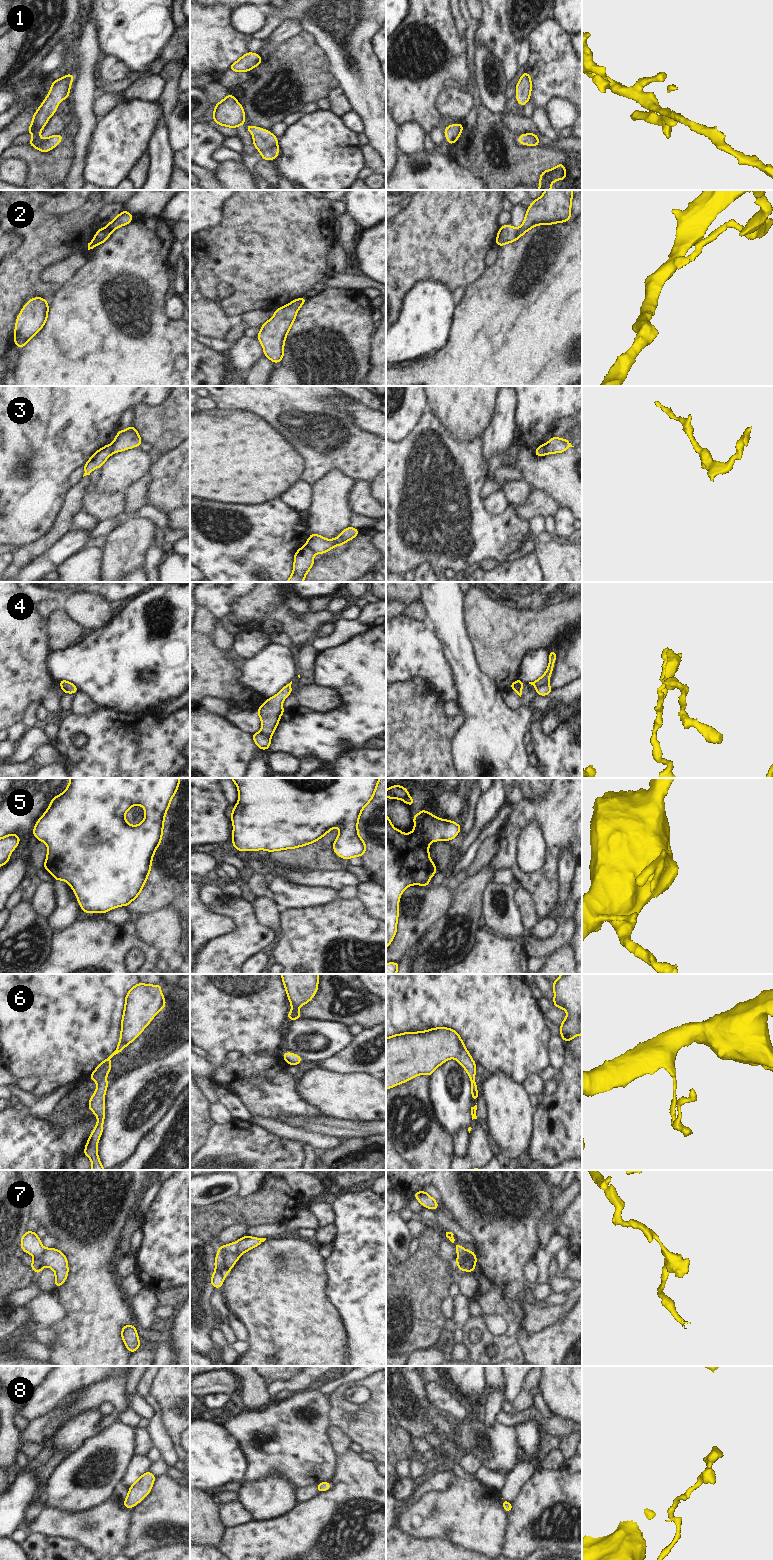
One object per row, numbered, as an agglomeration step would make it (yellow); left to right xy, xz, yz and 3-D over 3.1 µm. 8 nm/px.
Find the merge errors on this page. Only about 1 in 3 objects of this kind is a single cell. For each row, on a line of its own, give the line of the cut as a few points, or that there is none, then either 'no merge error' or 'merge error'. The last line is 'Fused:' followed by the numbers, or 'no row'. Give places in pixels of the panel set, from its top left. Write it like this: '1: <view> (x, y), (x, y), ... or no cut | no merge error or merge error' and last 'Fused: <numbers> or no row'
1: no cut | no merge error
2: xy (105, 228), (111, 231) | merge error
3: xy (110, 444), (111, 453) | merge error
4: yz (546, 683), (536, 688) | merge error
5: no cut | no merge error
6: no cut | no merge error
7: yz (464, 1252), (466, 1260), (458, 1265) | merge error
8: no cut | no merge error
Fused: 2, 3, 4, 7

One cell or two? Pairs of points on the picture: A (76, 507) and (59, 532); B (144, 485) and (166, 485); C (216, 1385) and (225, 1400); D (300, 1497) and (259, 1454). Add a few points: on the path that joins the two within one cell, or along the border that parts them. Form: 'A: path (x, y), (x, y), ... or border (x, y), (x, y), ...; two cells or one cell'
A: path (70, 513), (62, 526); one cell
B: border (150, 472), (154, 486), (148, 498), (152, 502); two cells
C: border (203, 1395), (209, 1393), (228, 1393), (235, 1399); two cells
D: border (315, 1484), (297, 1488); two cells

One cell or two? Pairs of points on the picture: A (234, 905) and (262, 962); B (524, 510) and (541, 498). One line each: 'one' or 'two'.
A: two
B: one

